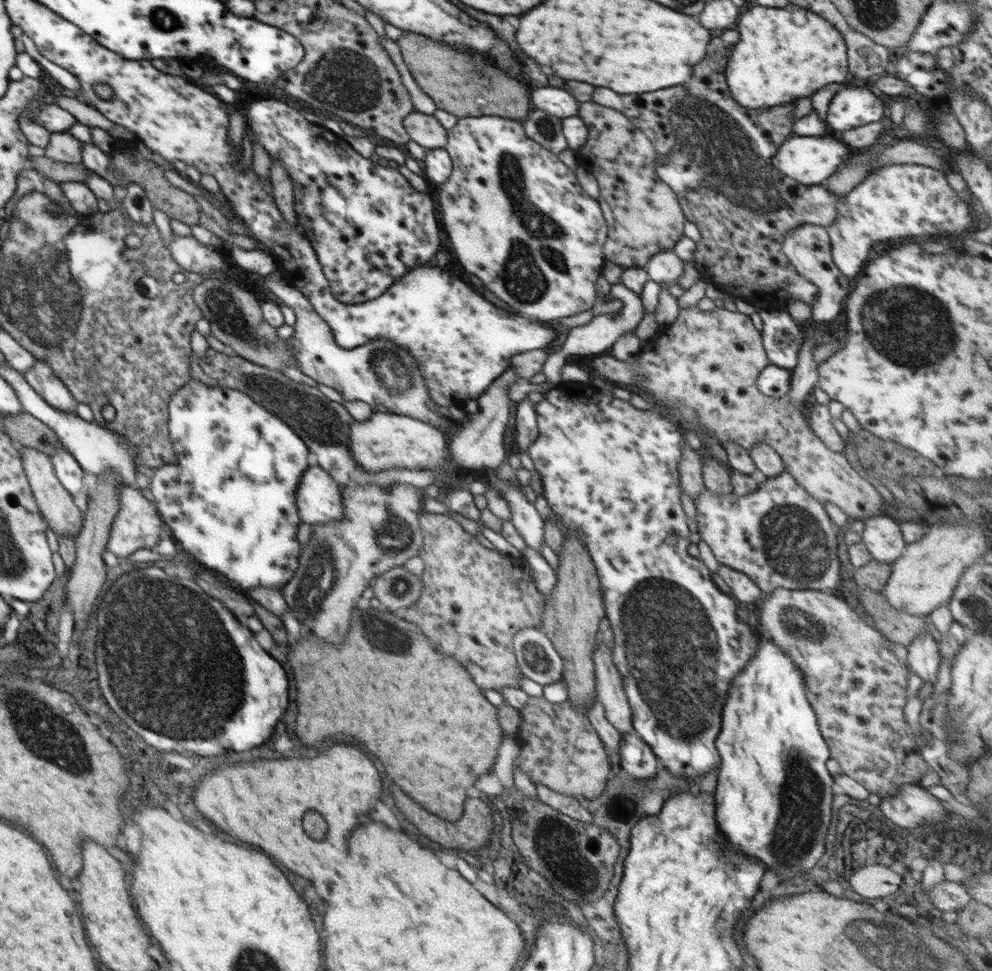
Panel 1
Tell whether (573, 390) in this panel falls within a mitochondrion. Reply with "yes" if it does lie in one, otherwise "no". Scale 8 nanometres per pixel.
no

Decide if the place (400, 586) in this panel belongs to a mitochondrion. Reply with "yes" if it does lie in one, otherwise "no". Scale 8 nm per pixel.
yes

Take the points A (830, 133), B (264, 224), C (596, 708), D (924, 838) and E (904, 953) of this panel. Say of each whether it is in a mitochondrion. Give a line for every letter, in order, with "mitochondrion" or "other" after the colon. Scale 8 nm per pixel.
A: other
B: other
C: other
D: other
E: mitochondrion

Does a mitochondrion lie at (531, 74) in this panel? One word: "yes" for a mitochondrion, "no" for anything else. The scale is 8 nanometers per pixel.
no

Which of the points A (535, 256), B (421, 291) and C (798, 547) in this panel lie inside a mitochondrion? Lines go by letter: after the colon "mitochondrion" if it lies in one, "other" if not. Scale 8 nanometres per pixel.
A: mitochondrion
B: other
C: mitochondrion

